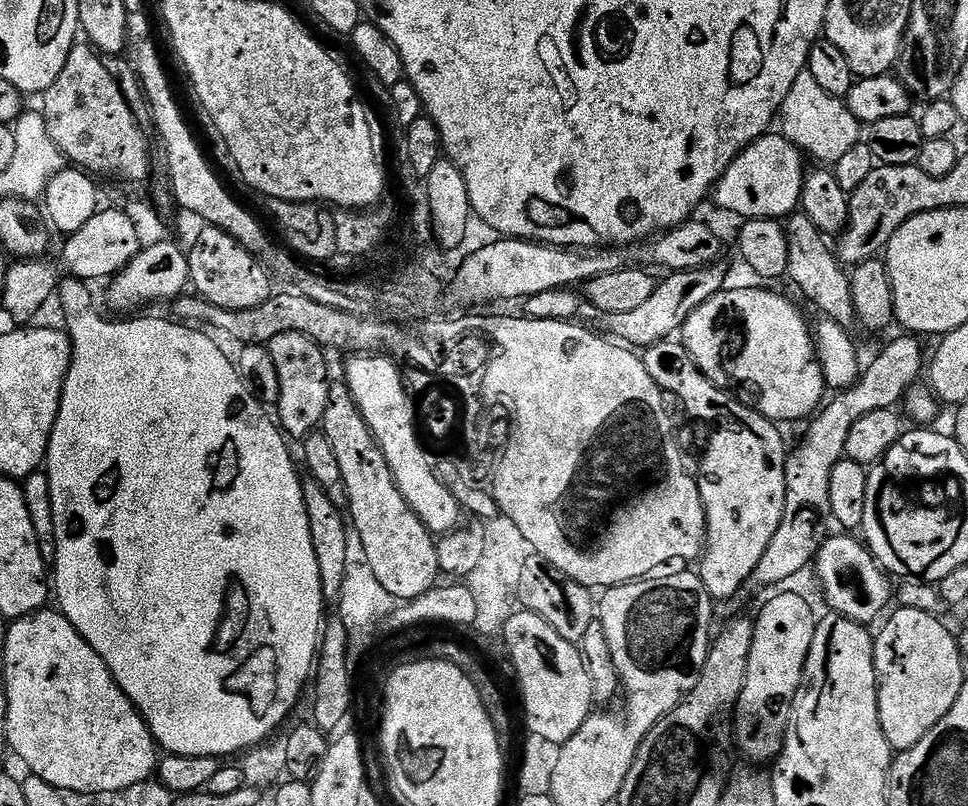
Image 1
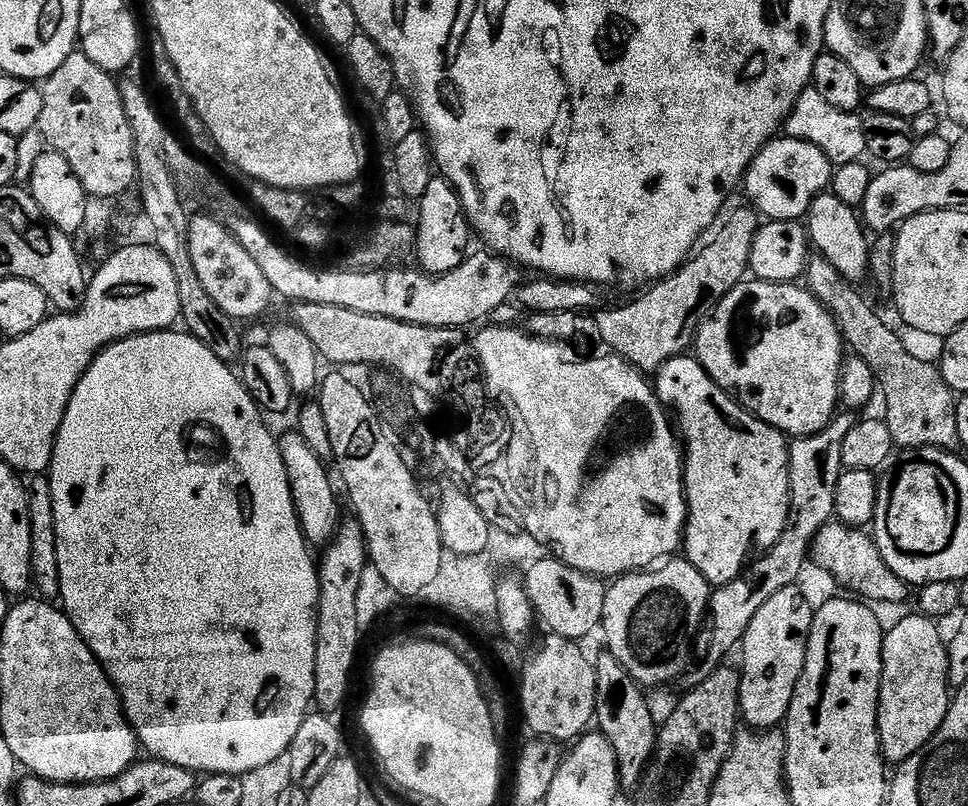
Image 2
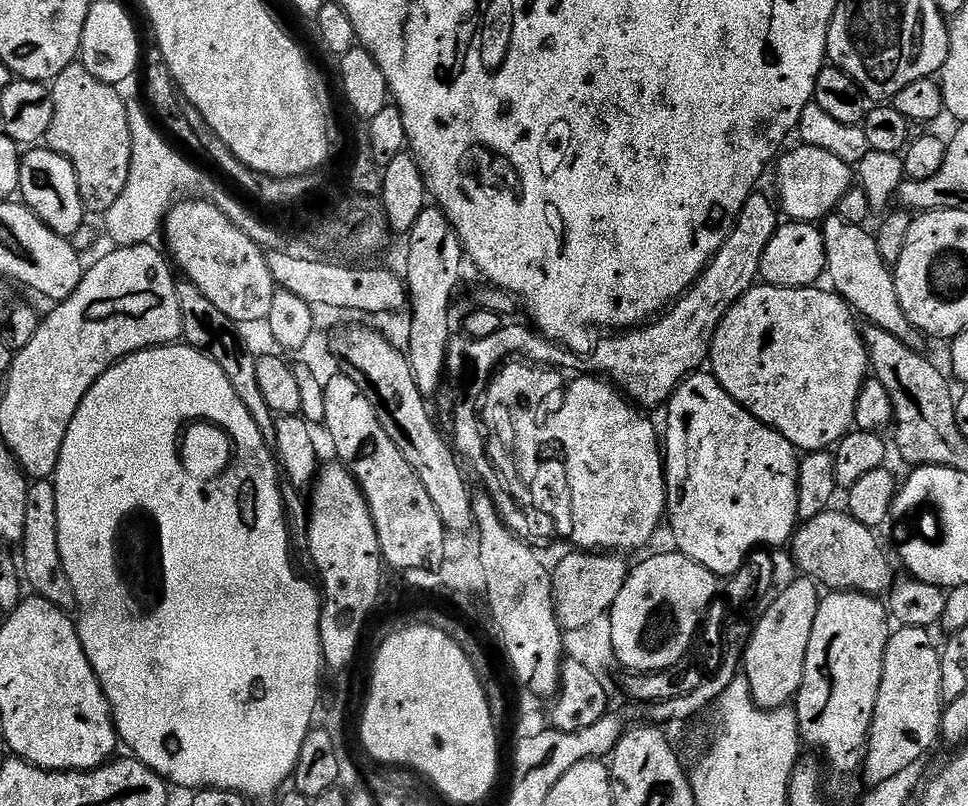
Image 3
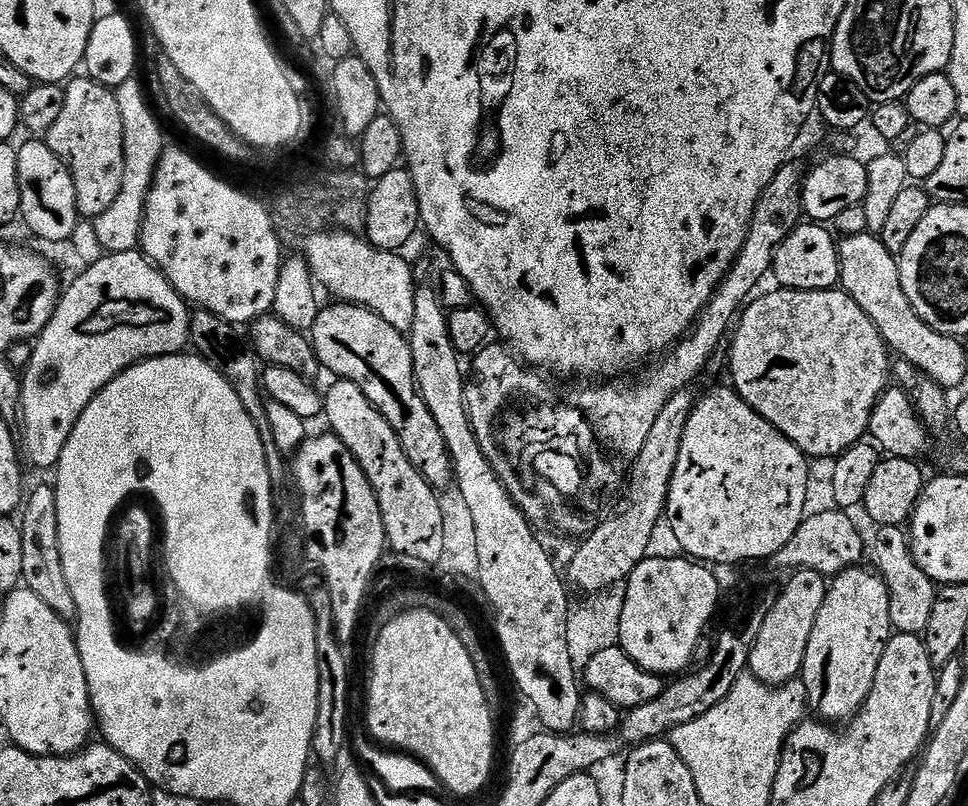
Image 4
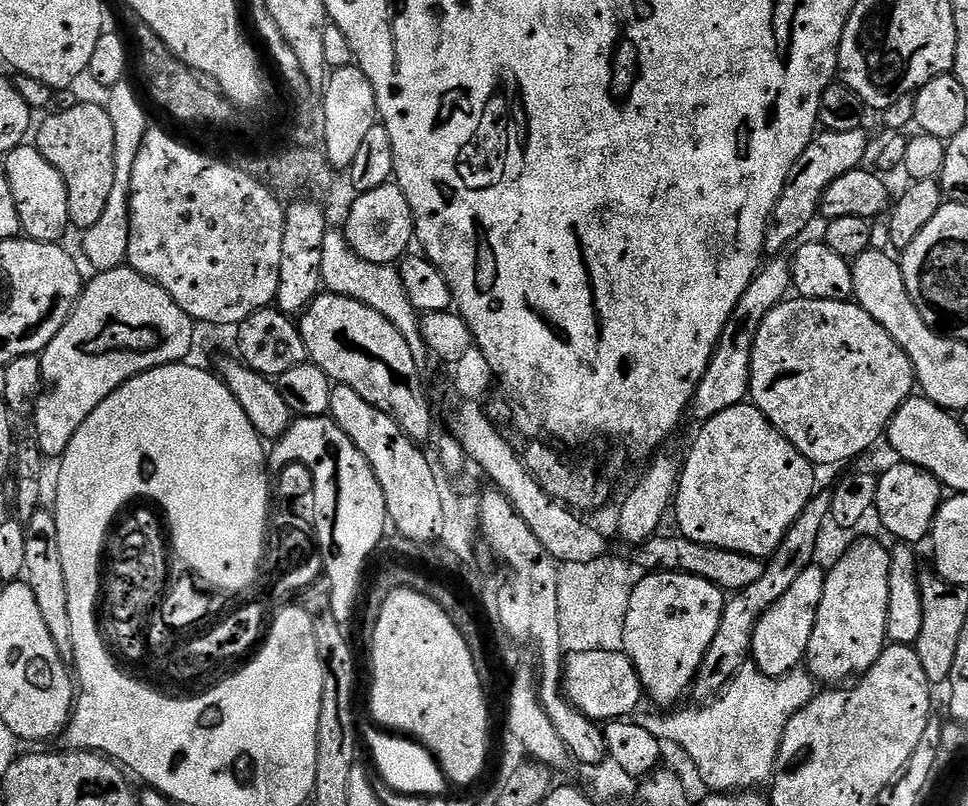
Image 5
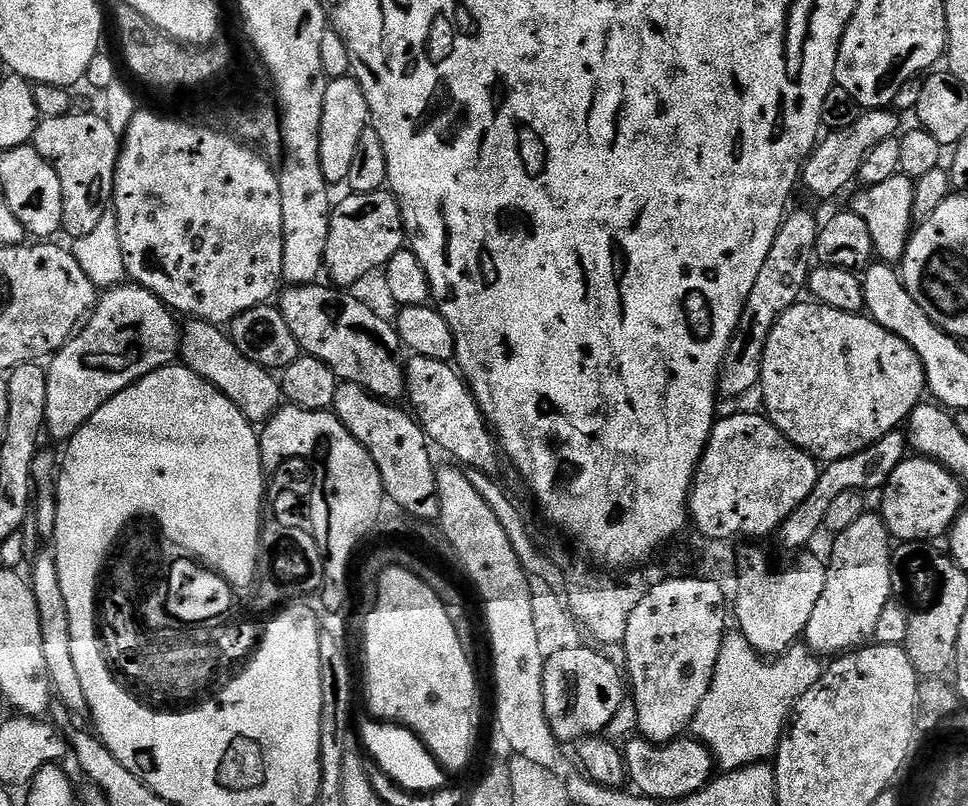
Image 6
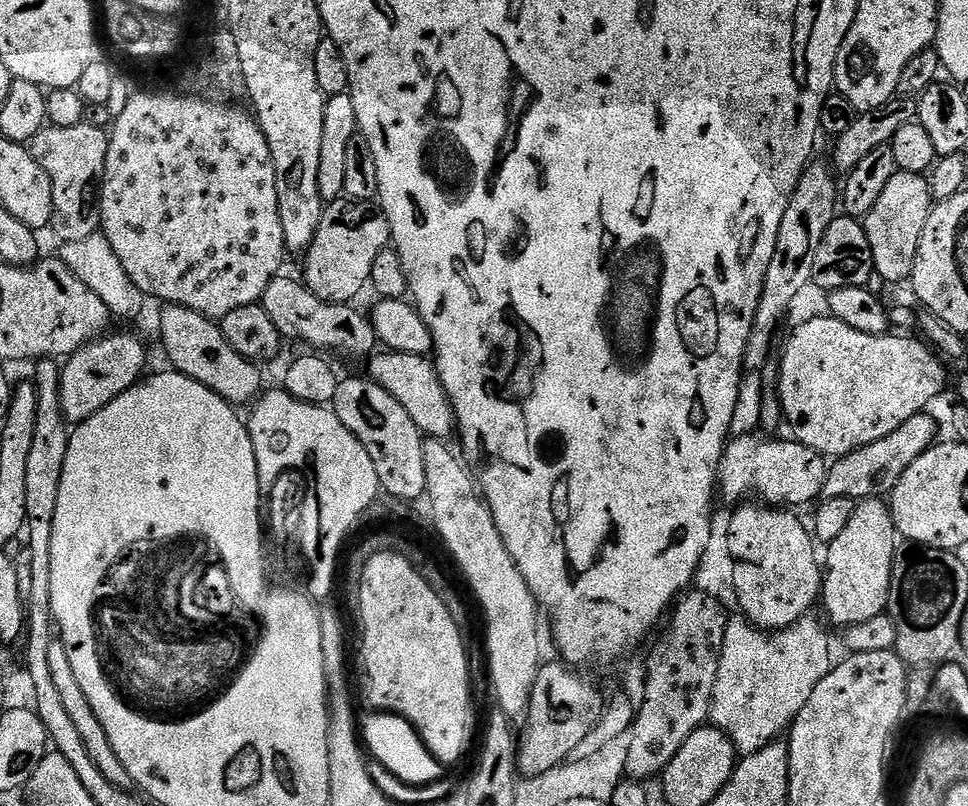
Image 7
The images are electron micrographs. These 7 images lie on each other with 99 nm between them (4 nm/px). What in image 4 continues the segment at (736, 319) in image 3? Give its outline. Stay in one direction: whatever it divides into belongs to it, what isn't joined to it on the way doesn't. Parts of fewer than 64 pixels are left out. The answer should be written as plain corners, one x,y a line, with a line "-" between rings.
780,288
775,291
768,292
765,296
757,295
739,313
738,319
735,321
734,331
730,336
732,349
728,352
728,368
732,371
731,387
736,389
736,393
755,412
762,418
766,418
766,422
770,422
786,439
794,442
794,446
802,449
805,456
809,458
815,458
815,456
838,457
850,446
861,443
869,435
868,427
870,426
872,411
877,402
880,401
880,395
889,388
890,377
894,372
894,360
890,355
890,349
885,344
882,334
878,334
878,326
874,326
874,322
870,322
866,310
862,310
862,306
858,306
858,302
854,302
854,298
850,298
847,292
836,288
810,290
809,292
806,290
794,290
793,288

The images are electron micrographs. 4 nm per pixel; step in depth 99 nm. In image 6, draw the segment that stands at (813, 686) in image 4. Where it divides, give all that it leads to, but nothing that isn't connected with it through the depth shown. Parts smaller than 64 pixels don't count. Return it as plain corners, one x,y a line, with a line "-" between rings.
872,510
865,511
858,522
851,524
847,530
835,533
833,540
836,541
832,544
832,557
826,560
826,586
822,586
822,598
818,598
818,606
814,606
814,614
810,614
810,622
806,622
802,637
803,643
824,658
867,645
876,635
882,610
886,610
894,596
894,540
888,535
883,516

